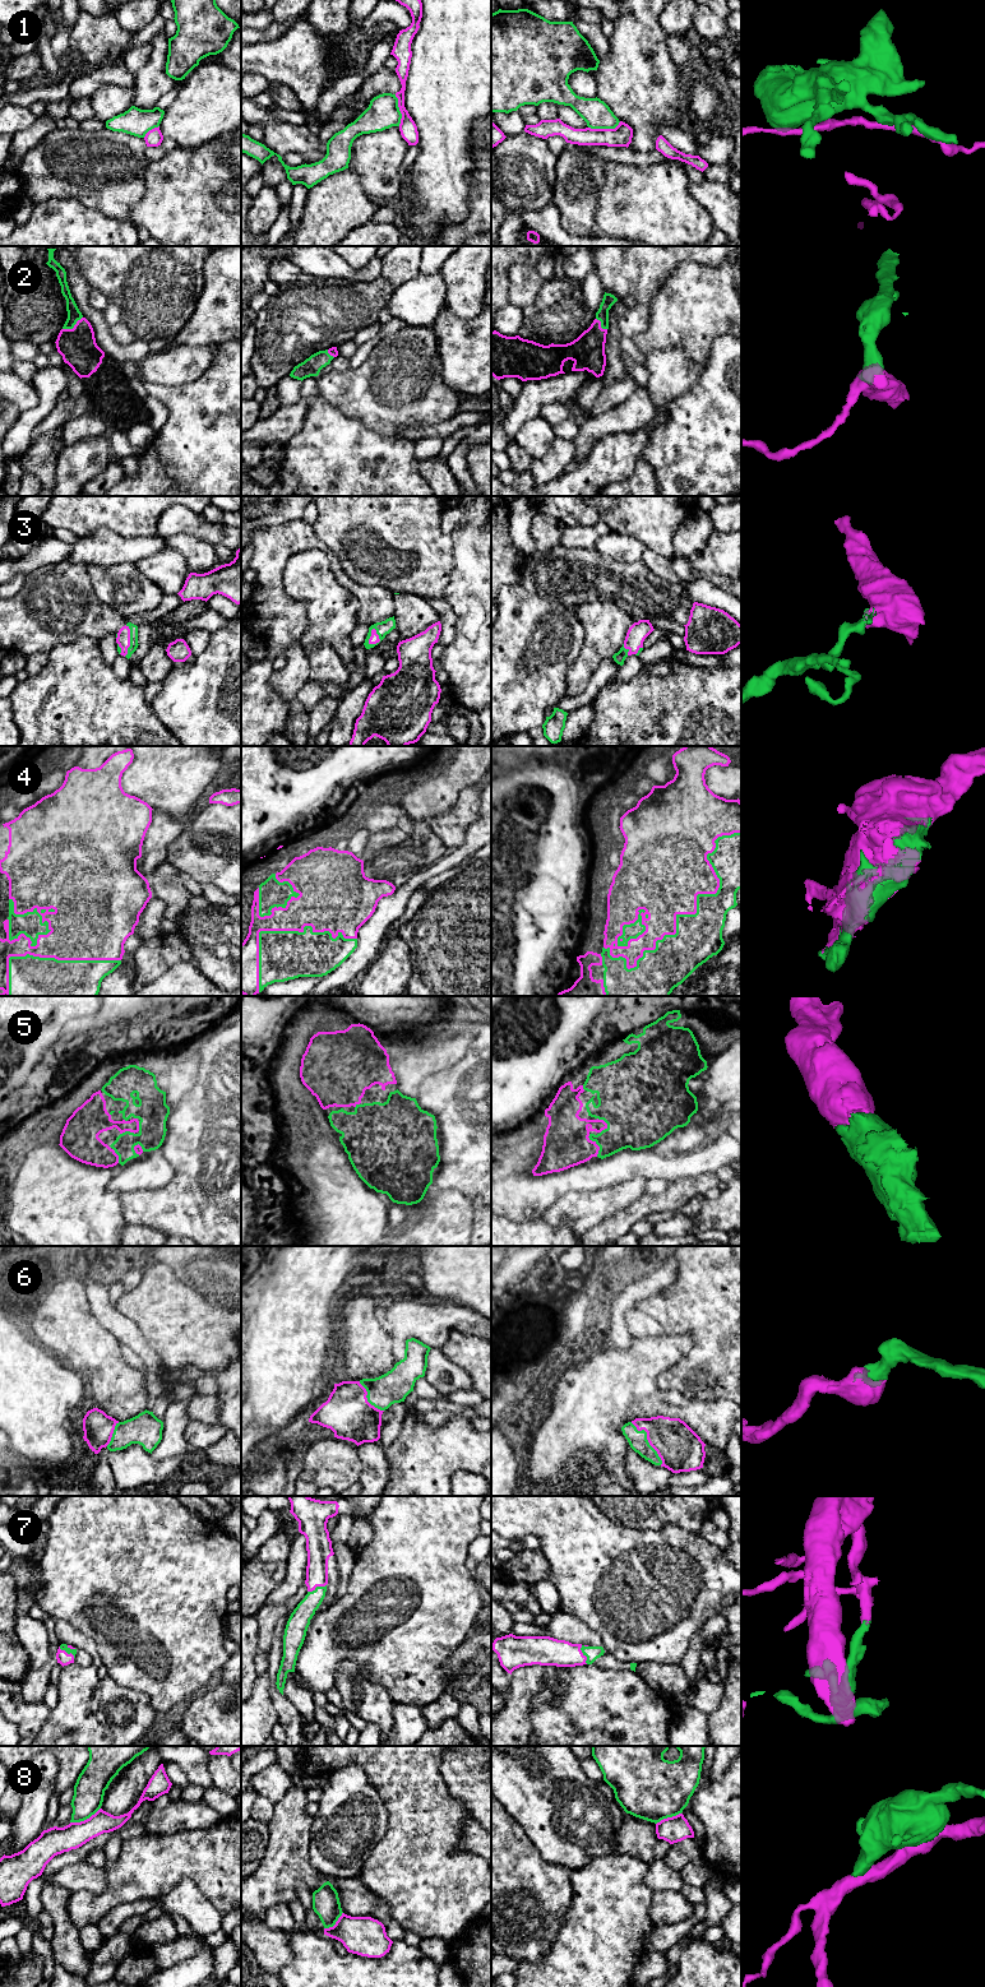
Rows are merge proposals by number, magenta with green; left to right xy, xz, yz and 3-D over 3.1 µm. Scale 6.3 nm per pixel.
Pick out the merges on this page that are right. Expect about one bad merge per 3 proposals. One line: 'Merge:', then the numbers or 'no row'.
Merge: 2, 3, 4, 5, 6, 7

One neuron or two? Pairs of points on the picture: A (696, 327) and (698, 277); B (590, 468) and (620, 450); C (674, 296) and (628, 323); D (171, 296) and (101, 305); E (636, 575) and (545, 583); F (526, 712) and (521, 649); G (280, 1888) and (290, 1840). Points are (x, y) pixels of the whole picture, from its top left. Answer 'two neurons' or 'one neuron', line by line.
A: one neuron
B: one neuron
C: two neurons
D: two neurons
E: one neuron
F: one neuron
G: one neuron

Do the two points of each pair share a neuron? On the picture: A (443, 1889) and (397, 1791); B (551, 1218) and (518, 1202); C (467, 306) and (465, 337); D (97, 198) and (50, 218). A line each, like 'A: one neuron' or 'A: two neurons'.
A: one neuron
B: two neurons
C: two neurons
D: two neurons

